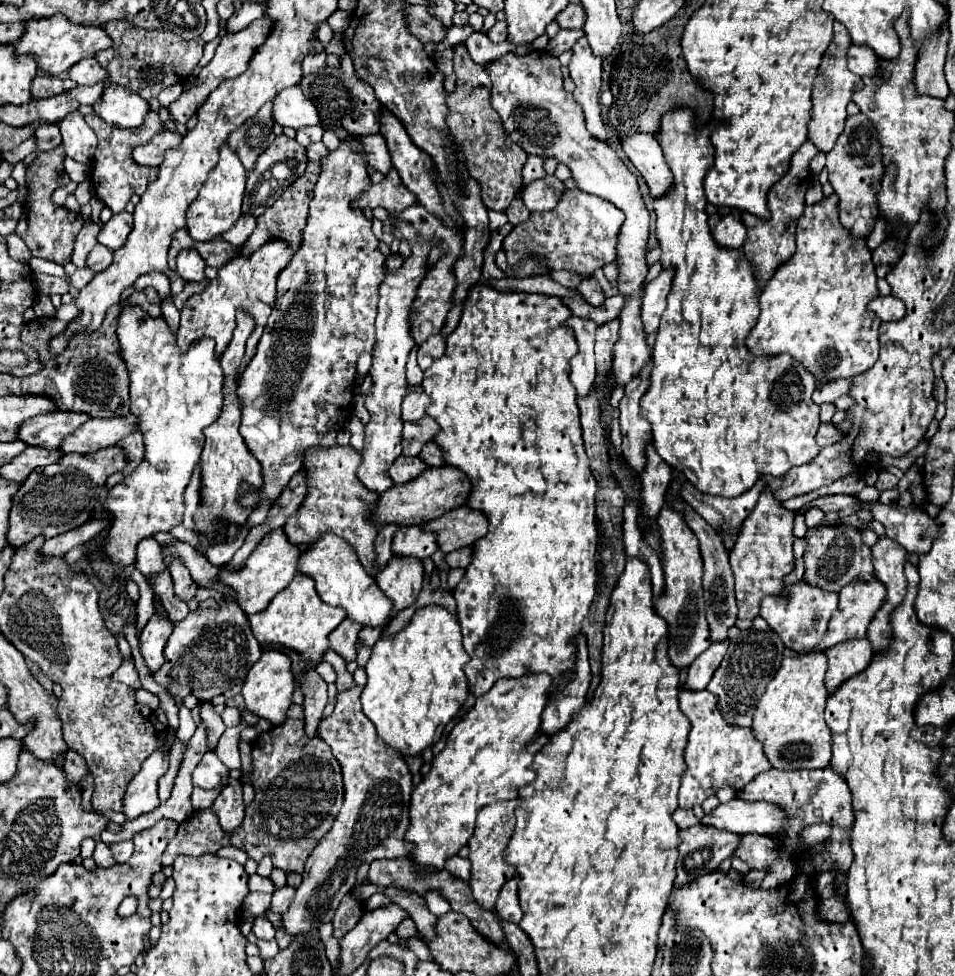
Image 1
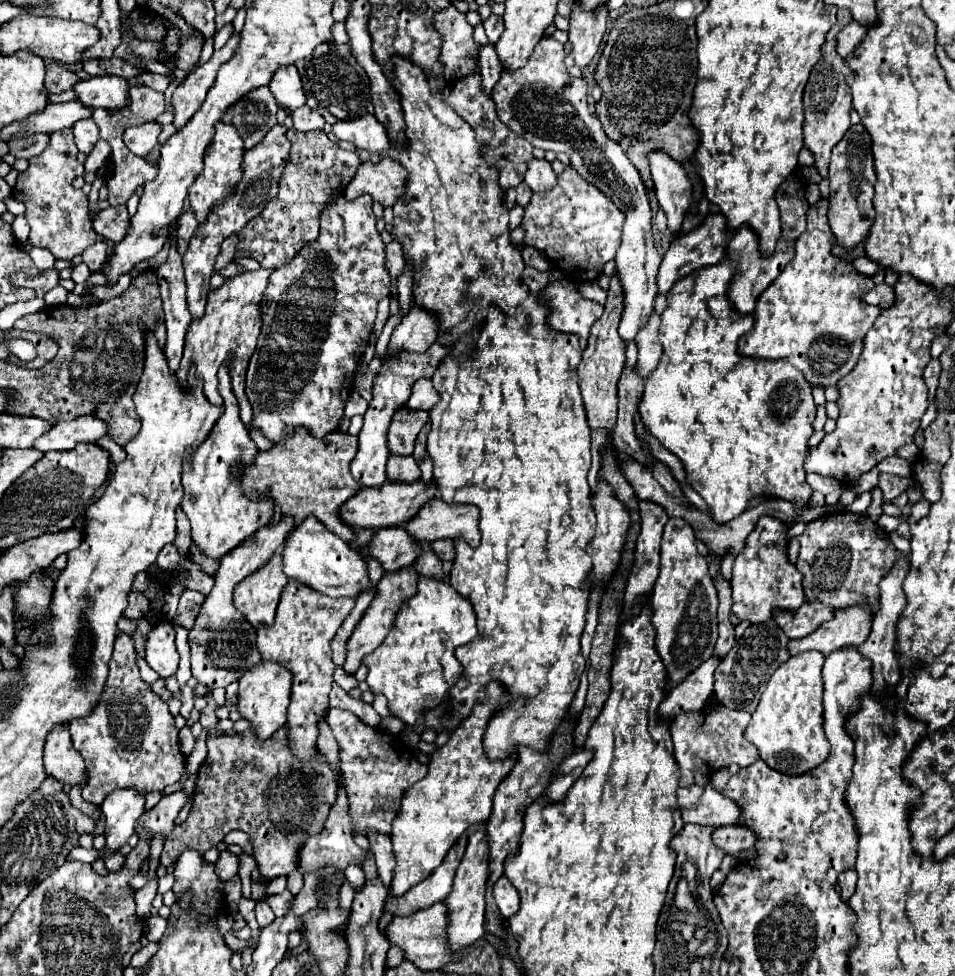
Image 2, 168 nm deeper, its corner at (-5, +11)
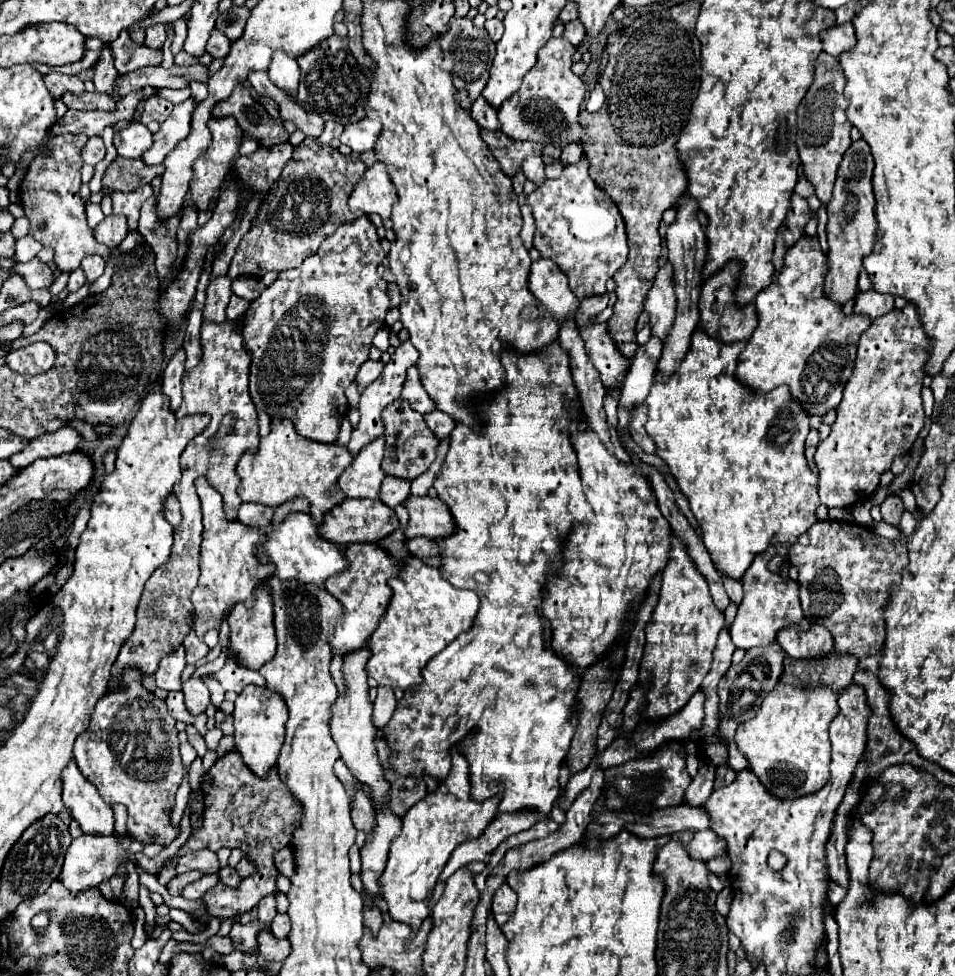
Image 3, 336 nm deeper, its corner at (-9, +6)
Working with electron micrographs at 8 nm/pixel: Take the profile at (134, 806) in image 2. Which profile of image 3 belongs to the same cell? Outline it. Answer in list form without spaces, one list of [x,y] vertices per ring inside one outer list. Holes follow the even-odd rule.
[[[112,833],[110,837],[94,837],[94,835],[80,835],[78,839],[74,839],[66,851],[64,857],[64,865],[62,865],[62,873],[60,879],[66,885],[66,889],[70,891],[82,891],[88,887],[96,887],[100,881],[110,879],[120,863],[124,861],[124,855],[130,855],[130,833],[118,837],[116,833]]]

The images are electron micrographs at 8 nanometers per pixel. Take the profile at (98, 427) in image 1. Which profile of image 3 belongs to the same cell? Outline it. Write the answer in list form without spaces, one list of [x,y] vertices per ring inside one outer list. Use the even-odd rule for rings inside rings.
[[[70,425],[60,427],[54,433],[44,433],[42,437],[36,437],[28,443],[28,447],[14,457],[10,457],[10,463],[18,469],[24,469],[26,465],[34,463],[40,457],[56,457],[64,453],[74,453],[80,443],[84,443],[84,437]]]

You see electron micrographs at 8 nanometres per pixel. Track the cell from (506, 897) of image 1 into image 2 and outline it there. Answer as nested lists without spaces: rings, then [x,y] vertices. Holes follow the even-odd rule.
[[[502,876],[498,884],[494,884],[494,900],[504,918],[510,918],[514,912],[518,912],[518,904],[520,904],[518,892],[510,884],[510,880],[506,880],[506,876]]]

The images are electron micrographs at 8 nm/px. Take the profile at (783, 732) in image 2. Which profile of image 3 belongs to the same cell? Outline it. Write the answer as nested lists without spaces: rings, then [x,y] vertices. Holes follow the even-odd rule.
[[[778,683],[762,701],[758,715],[746,723],[740,723],[736,729],[738,749],[750,763],[750,771],[766,785],[770,793],[784,799],[796,799],[806,793],[814,793],[822,789],[830,779],[830,739],[828,739],[828,723],[838,713],[838,697],[826,689],[826,685],[816,685],[814,689],[798,689],[794,685]]]

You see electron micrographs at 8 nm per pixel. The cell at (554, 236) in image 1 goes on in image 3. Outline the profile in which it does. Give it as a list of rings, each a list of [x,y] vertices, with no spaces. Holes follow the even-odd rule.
[[[582,157],[578,163],[566,165],[558,179],[548,179],[526,197],[536,221],[534,247],[566,273],[570,289],[580,299],[604,293],[606,281],[624,265],[628,255],[622,215],[614,201],[594,185],[588,167],[586,157]]]

